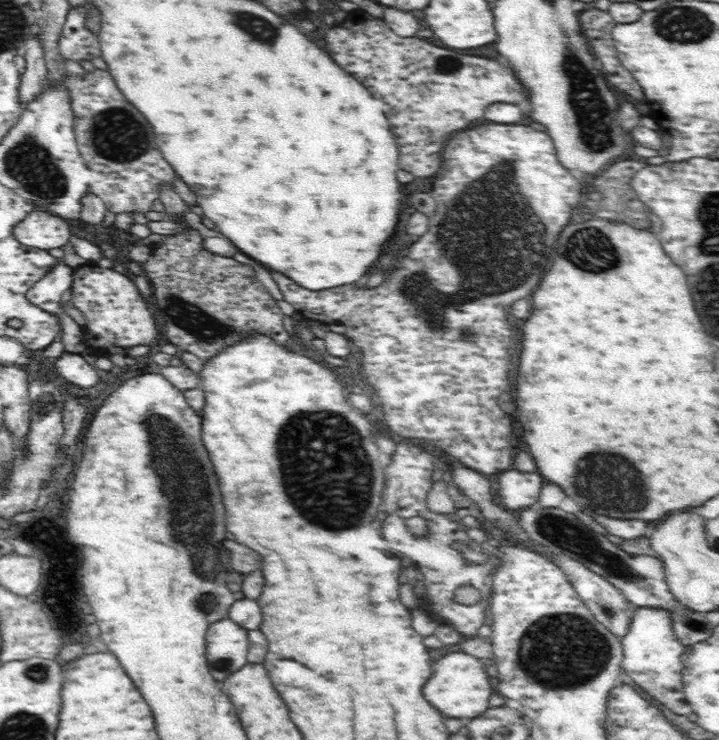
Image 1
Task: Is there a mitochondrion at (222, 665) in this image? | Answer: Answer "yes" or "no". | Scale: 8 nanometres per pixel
yes

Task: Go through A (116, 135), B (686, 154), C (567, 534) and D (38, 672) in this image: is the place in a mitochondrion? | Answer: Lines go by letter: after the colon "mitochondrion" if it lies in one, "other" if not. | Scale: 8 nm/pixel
A: mitochondrion
B: other
C: mitochondrion
D: mitochondrion

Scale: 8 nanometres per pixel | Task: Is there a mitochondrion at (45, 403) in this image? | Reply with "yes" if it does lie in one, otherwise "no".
yes

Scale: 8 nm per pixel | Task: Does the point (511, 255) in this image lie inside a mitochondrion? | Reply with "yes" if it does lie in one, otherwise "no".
yes

